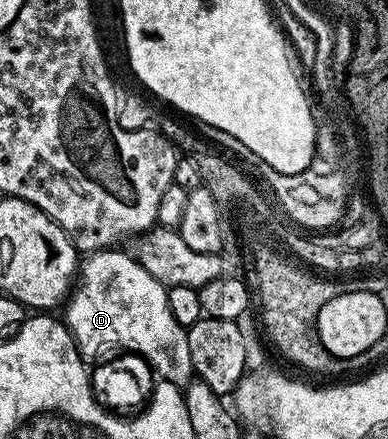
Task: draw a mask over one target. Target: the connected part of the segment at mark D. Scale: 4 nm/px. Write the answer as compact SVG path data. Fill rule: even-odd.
M122 249L89 252L81 260L76 286L64 303L64 322L83 360L97 360L97 355L105 347L122 347L118 349L131 355L141 355L150 364L155 376L175 383L177 387L185 388L194 375L192 353L188 353L186 328L178 324L176 317L172 317L172 309L168 309L166 293L167 288L163 287L160 281L156 281L156 278L138 263L133 254L125 255Z

